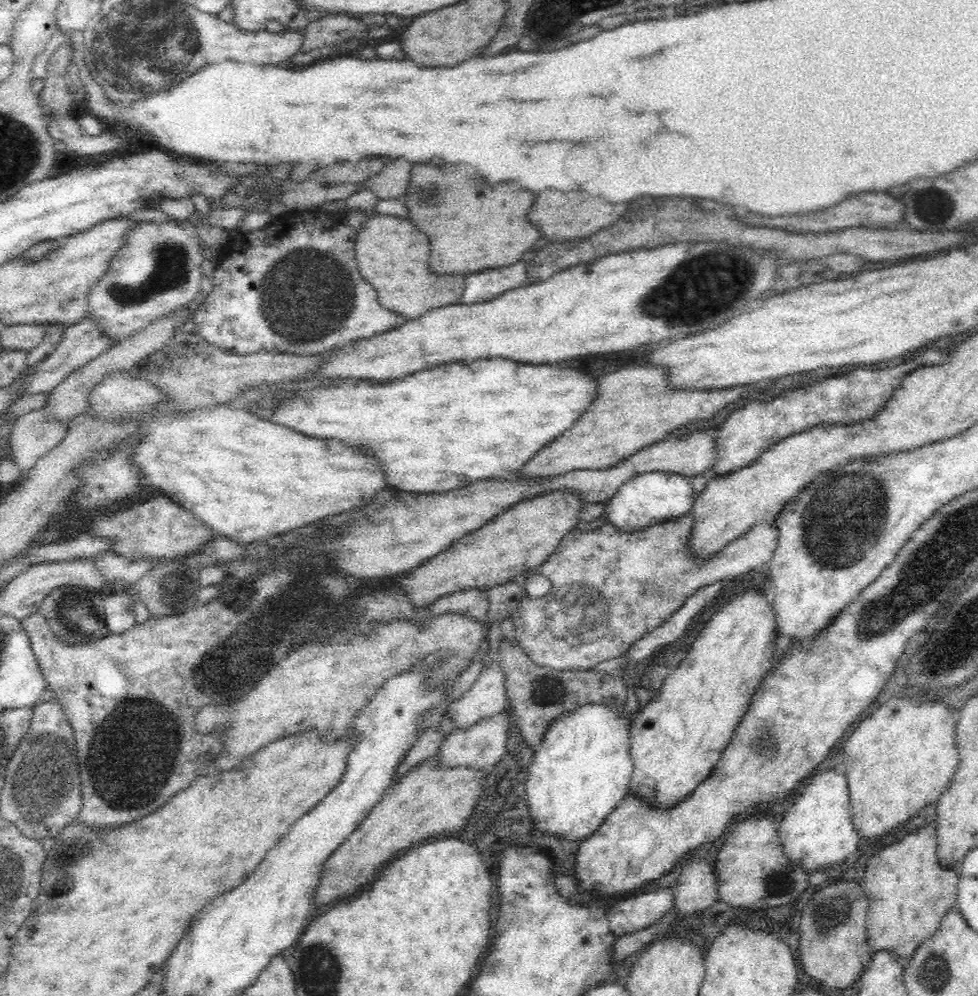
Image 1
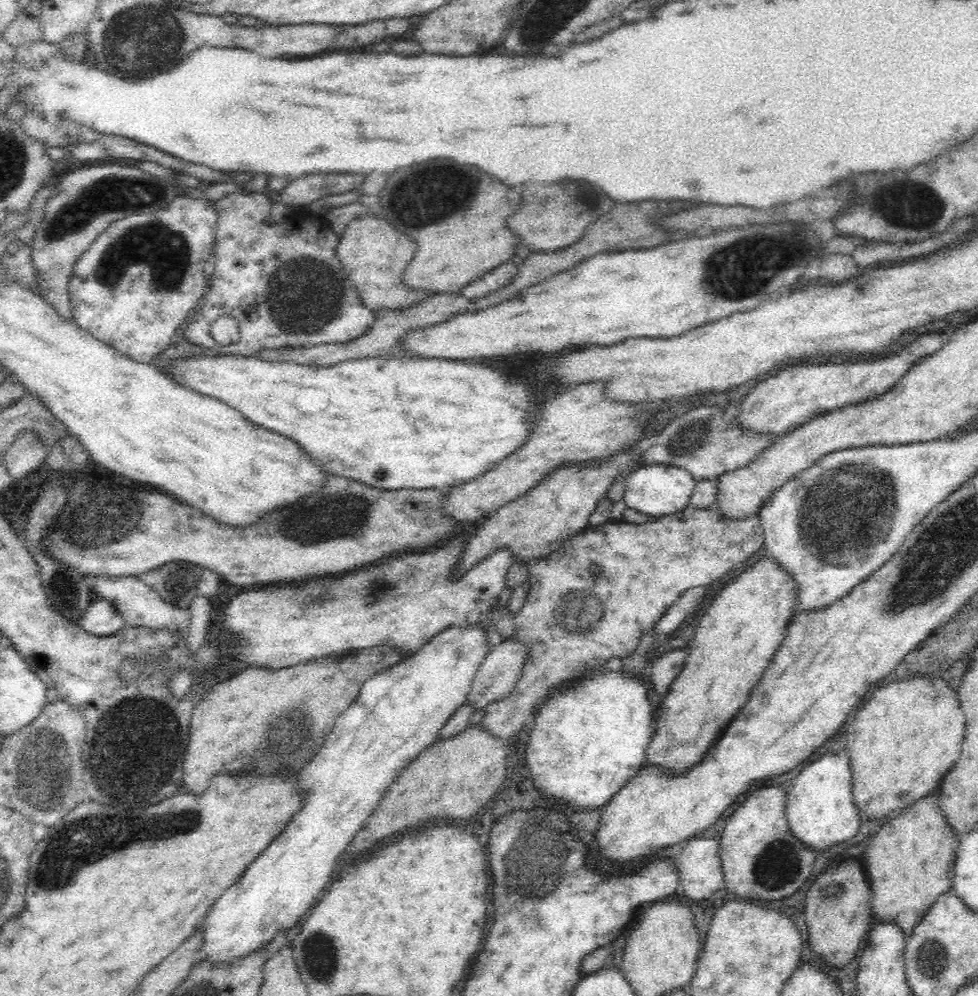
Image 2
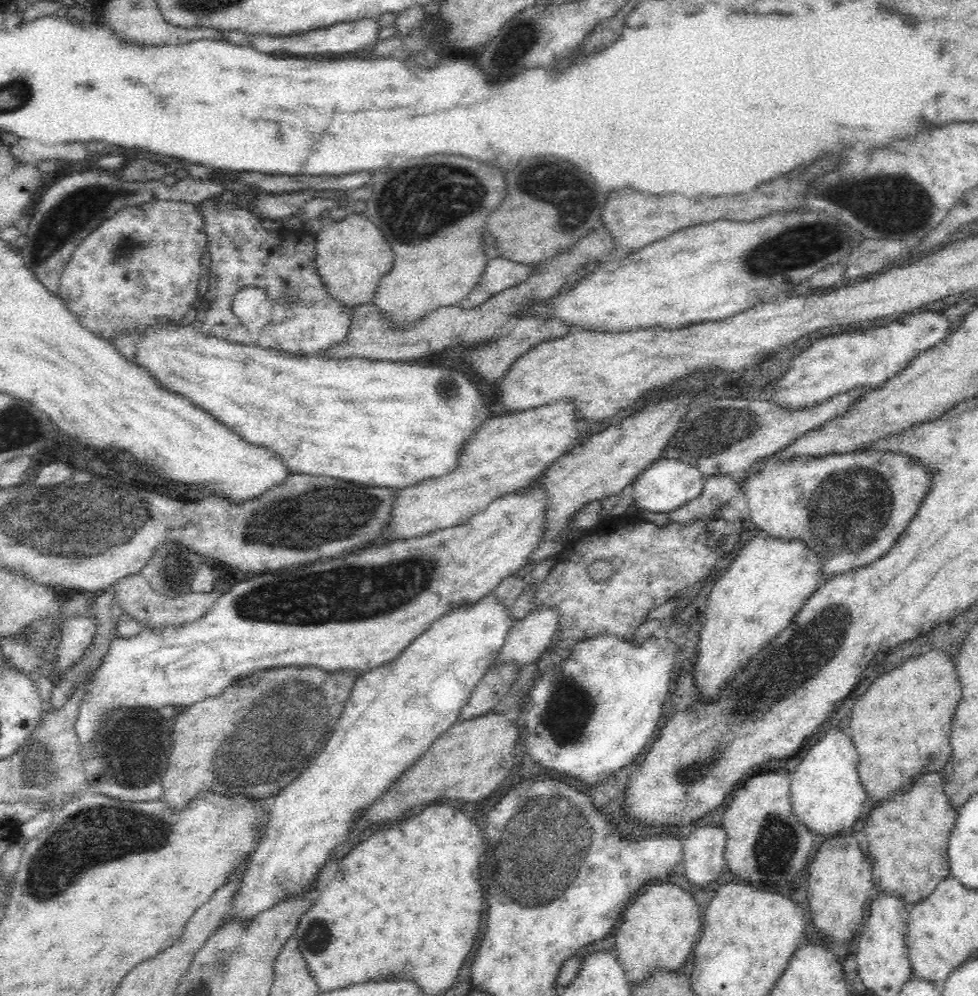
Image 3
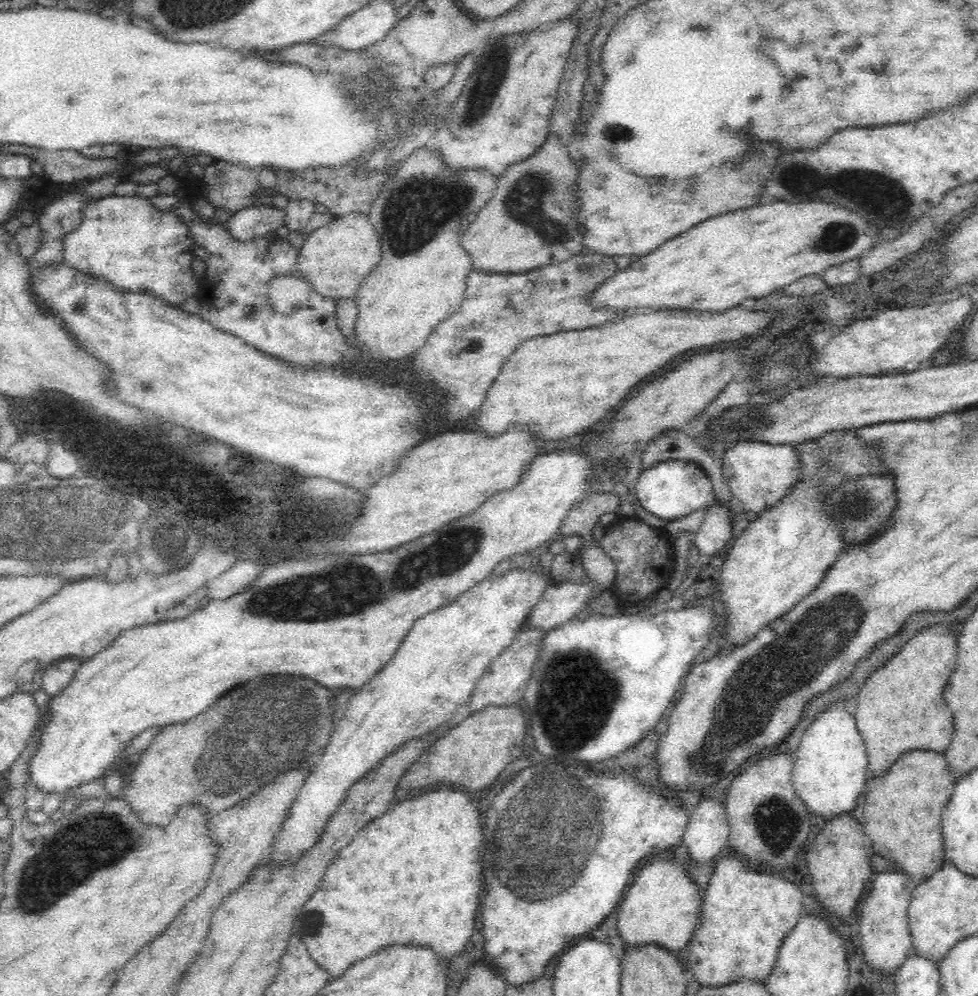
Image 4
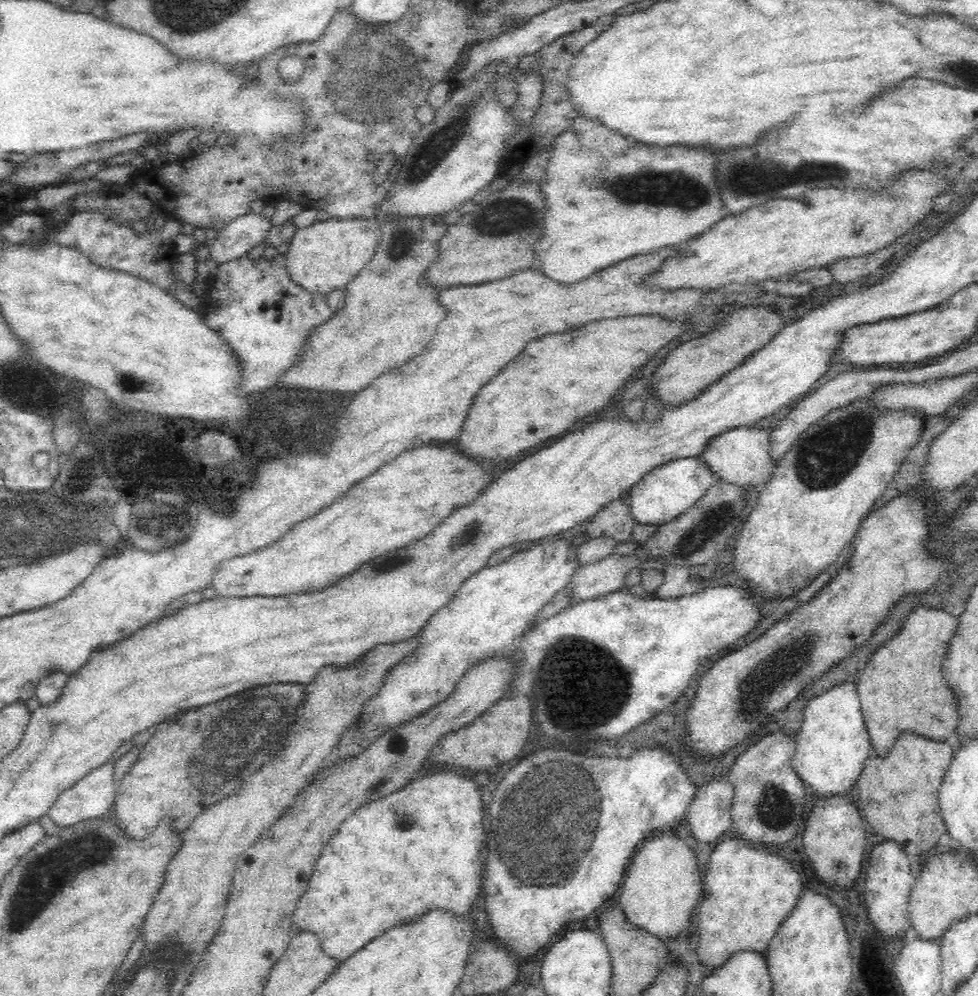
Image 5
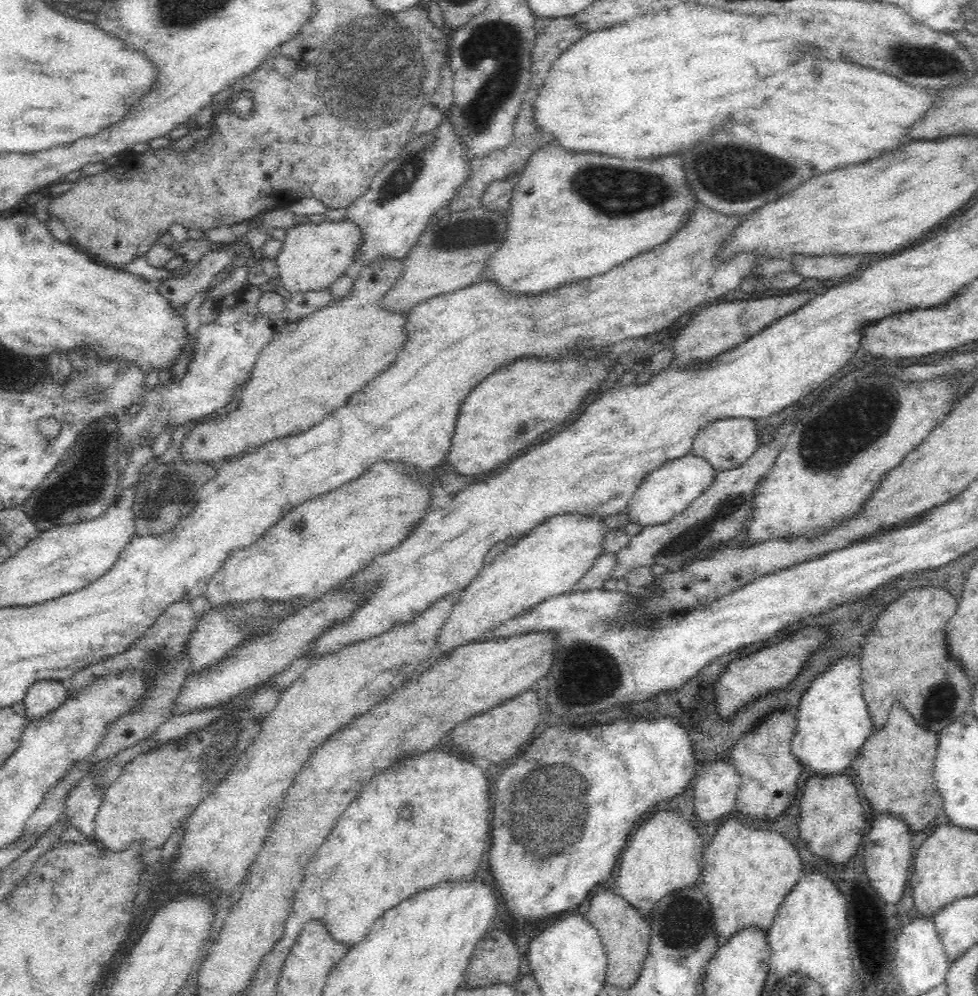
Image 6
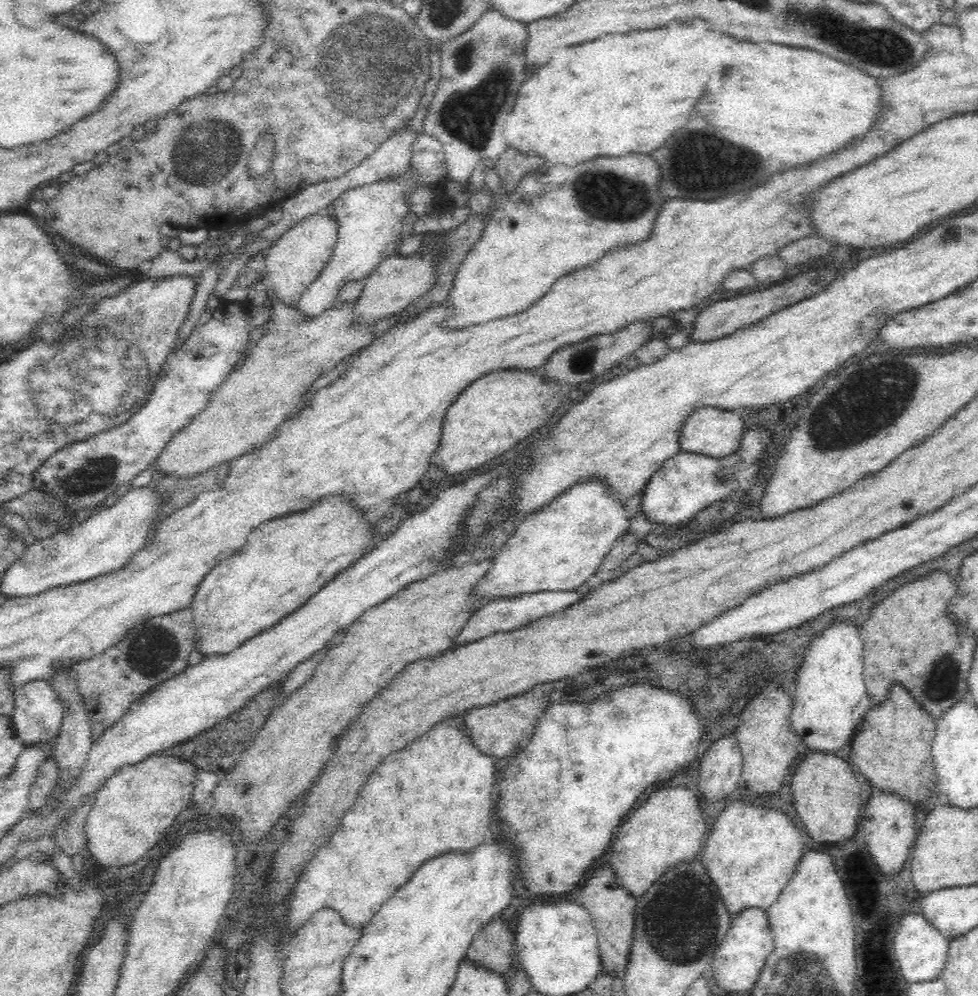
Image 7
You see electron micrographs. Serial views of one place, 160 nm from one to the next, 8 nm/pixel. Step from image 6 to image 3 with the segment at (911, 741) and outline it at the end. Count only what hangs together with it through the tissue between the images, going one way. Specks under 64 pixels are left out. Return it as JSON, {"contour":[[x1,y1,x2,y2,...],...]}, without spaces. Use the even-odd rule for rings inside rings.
{"contour":[[943,771,912,772,904,776,898,790,875,802,868,811,870,814,864,820,862,834,866,838,864,847,870,857,871,875,876,888,897,890,908,902,924,898,932,892,936,882,949,873,944,835,950,833,957,813,948,798]]}

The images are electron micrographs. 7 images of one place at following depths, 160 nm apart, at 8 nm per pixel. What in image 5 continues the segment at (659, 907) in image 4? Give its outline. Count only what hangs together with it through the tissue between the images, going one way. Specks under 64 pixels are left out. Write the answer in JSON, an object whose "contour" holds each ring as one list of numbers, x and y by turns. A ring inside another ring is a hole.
{"contour":[[658,829,640,840,630,856,624,878,618,886,618,903,623,907,627,919,646,928,658,938,668,937,672,932,684,928,689,922,688,912,698,902,702,874,696,860,696,852,672,829]]}

